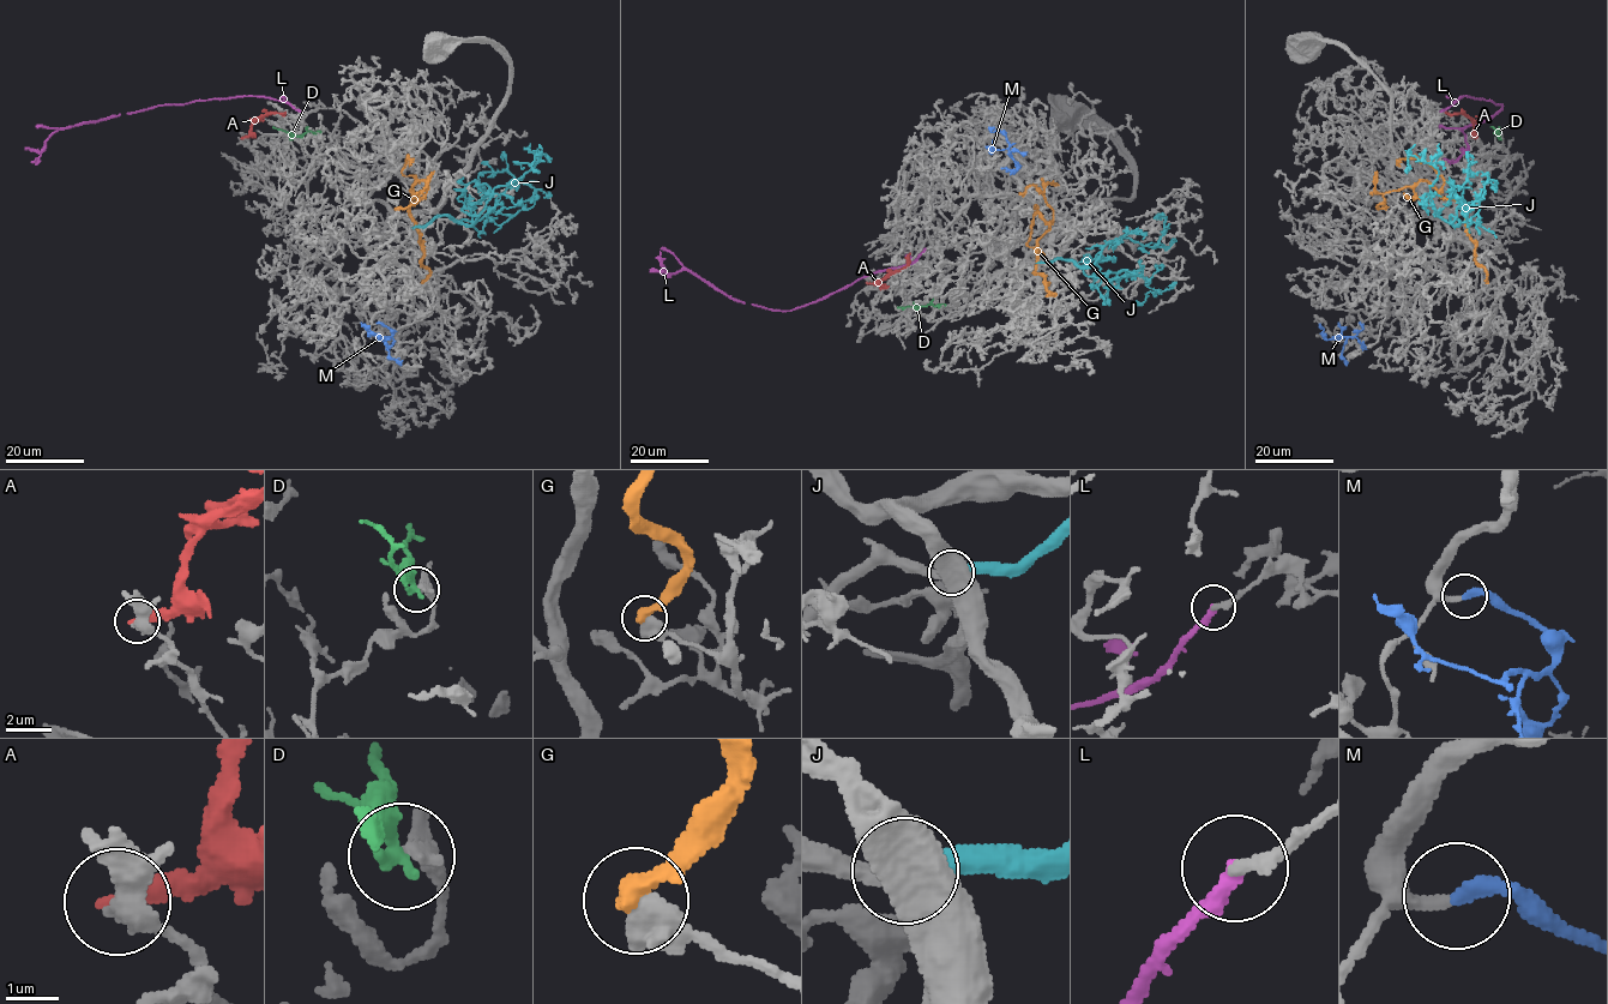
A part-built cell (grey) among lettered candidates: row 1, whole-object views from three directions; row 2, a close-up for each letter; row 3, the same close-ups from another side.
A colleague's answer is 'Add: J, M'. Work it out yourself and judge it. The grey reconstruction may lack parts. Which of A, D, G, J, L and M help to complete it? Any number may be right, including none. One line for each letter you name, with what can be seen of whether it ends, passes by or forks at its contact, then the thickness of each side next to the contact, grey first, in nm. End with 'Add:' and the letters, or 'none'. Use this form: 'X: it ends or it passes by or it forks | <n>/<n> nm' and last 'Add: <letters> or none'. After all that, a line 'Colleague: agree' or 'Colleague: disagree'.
J: it ends | 260/360 nm
M: it ends | 280/280 nm
Add: J, M
Colleague: agree

